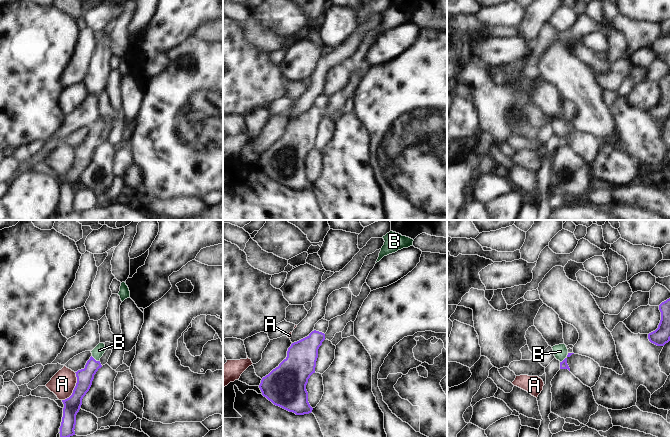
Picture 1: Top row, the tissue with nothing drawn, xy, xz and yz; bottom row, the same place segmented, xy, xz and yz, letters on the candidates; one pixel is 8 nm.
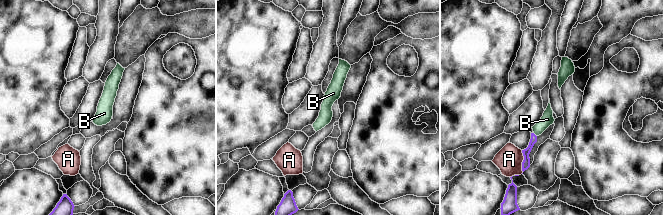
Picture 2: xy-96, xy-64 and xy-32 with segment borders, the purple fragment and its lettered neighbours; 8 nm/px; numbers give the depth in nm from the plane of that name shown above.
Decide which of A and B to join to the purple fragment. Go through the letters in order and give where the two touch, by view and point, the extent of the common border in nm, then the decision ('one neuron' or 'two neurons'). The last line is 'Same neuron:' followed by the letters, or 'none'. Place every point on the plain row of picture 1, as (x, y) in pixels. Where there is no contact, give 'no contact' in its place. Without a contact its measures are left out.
A: meets purple in xy at (74, 164); contact 260 nm long; two neurons
B: meets purple in yz at (565, 134); contact 100 nm long; one neuron
Same neuron: B

